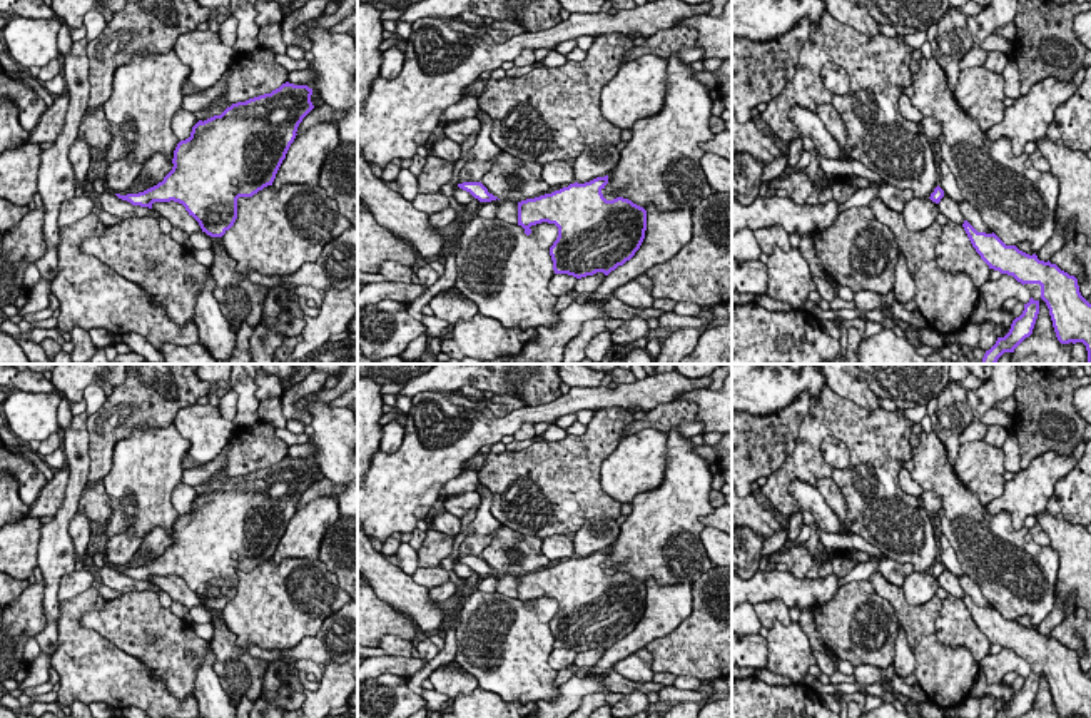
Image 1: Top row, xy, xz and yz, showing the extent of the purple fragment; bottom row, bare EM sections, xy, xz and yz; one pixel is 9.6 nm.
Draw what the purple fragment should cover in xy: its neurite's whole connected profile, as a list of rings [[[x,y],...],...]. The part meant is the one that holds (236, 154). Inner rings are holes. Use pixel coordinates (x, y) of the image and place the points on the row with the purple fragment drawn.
[[[286,82],[271,94],[232,104],[221,115],[199,120],[190,137],[177,144],[174,167],[162,182],[139,194],[115,195],[149,209],[154,202],[179,202],[199,222],[202,232],[222,237],[237,219],[237,199],[252,197],[272,185],[299,124],[314,109],[311,95],[312,88],[307,85]]]

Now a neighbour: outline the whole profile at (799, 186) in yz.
[[[800,170],[780,179],[775,177],[770,180],[770,189],[784,189],[789,194],[789,199],[799,205],[807,204],[809,195],[814,190],[812,180]]]

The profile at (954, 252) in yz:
[[[949,220],[936,244],[936,262],[949,274],[964,272],[977,291],[991,281],[991,269],[972,247],[964,227]]]

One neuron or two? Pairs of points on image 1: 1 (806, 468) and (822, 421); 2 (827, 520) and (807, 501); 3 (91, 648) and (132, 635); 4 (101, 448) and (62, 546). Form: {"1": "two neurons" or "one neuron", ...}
{"1": "one neuron", "2": "one neuron", "3": "two neurons", "4": "two neurons"}

